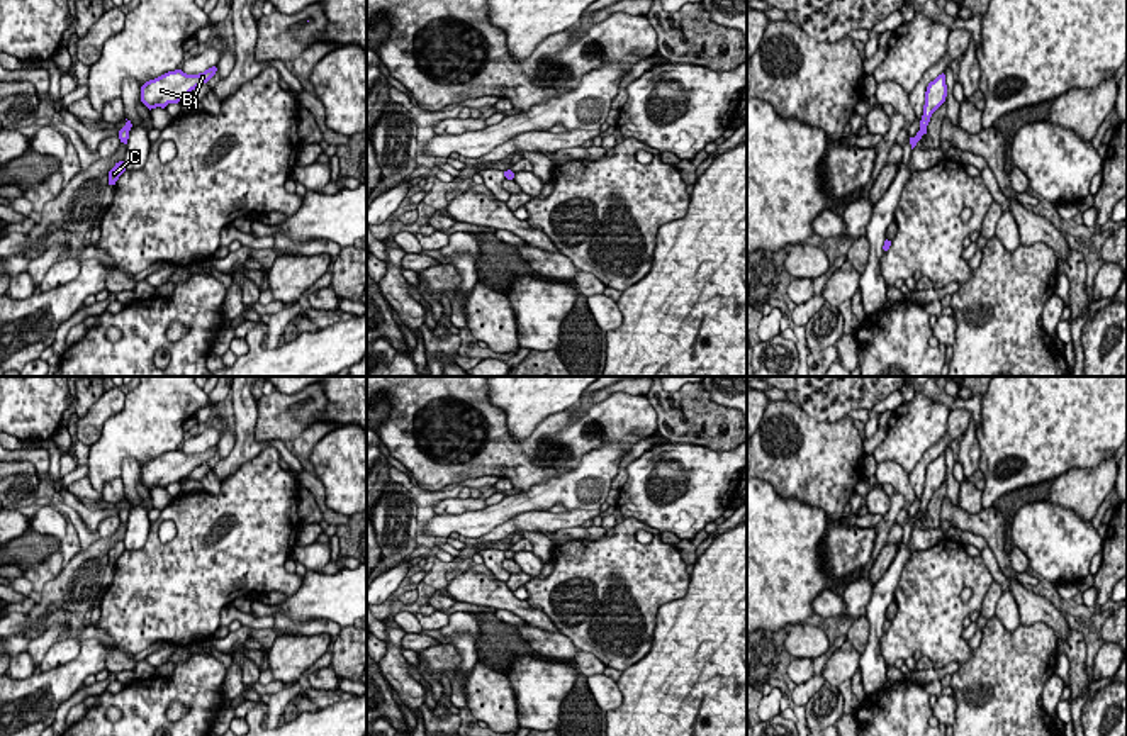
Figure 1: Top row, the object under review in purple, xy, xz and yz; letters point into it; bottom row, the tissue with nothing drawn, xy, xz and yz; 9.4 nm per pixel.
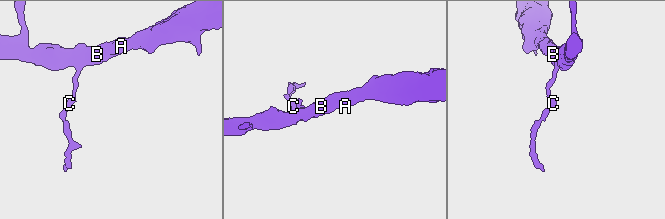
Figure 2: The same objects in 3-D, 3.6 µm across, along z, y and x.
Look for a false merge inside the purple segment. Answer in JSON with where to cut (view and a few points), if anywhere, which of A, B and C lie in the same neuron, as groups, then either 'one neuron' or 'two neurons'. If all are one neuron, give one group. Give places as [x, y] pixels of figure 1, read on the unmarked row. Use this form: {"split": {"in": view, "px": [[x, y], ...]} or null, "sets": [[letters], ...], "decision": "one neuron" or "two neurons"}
{"split": null, "sets": [["A", "B", "C"]], "decision": "one neuron"}

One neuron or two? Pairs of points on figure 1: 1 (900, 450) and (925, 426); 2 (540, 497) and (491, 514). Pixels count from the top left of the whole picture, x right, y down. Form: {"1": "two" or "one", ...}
{"1": "one", "2": "one"}

